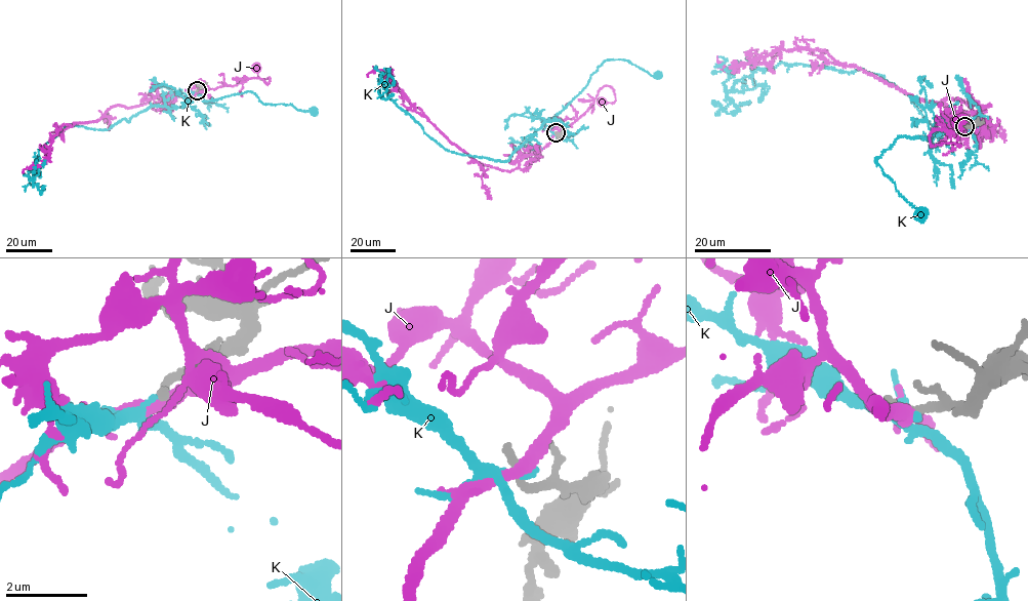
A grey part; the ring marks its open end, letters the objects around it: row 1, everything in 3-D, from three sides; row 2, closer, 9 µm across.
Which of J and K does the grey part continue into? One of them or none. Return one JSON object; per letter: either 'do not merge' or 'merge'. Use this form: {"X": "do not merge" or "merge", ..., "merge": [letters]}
{"J": "do not merge", "K": "do not merge", "merge": []}

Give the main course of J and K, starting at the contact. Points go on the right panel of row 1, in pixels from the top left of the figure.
J: (967, 127), (955, 136), (936, 129), (930, 142), (935, 146), (955, 143), (960, 146), (960, 121)
K: (968, 128), (939, 119), (929, 137), (896, 137), (876, 158), (895, 189), (921, 211)

